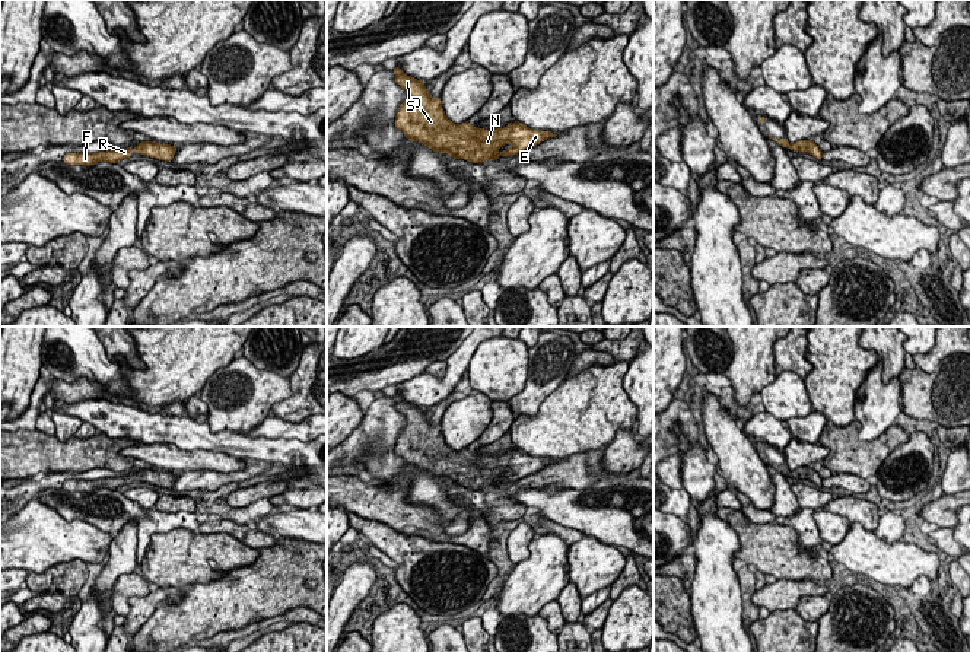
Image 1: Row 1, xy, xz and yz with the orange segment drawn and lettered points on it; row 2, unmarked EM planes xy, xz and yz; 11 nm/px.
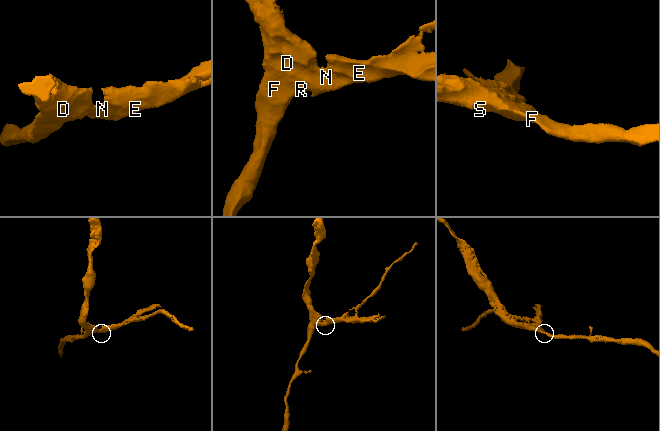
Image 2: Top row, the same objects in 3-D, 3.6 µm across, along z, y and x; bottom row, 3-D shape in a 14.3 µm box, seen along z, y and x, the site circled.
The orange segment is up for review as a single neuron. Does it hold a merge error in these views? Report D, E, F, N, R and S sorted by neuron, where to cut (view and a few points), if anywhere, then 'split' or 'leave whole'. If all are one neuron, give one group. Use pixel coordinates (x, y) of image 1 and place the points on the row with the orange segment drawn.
groups D E F N R S; cut none; leave whole

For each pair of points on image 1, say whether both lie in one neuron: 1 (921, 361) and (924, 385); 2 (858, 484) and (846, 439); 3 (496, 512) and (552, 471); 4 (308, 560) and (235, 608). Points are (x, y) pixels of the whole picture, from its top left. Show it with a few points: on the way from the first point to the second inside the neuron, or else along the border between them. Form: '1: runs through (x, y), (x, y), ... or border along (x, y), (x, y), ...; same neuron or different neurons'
1: border along (953, 353), (931, 372), (916, 366); different neurons
2: border along (836, 473), (855, 473), (865, 479); different neurons
3: runs through (505, 496), (517, 484), (536, 480); same neuron
4: runs through (290, 571), (269, 588), (253, 592); same neuron

